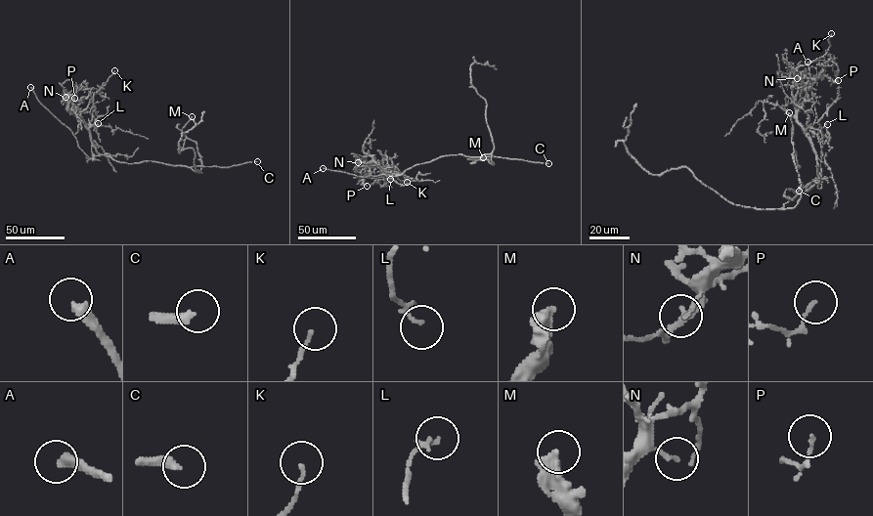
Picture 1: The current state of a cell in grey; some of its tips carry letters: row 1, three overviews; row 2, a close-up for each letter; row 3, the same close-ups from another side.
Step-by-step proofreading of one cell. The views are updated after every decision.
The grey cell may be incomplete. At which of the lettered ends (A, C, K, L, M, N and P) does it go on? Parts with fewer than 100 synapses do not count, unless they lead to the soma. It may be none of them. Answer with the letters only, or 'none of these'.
A, C

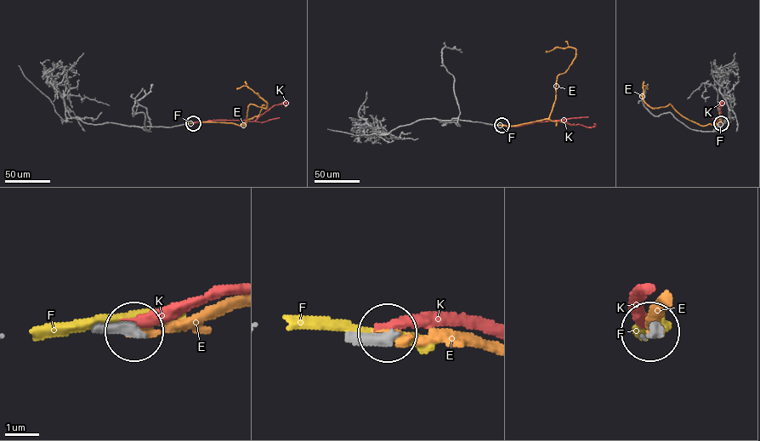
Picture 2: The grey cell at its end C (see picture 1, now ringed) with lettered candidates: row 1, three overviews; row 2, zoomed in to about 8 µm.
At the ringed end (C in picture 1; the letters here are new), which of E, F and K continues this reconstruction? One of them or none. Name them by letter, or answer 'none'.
E

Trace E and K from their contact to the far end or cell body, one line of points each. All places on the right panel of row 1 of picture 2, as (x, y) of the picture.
E: (721, 123), (700, 126), (683, 116), (669, 104), (649, 107), (643, 98), (643, 87), (647, 89)
K: (721, 123), (721, 121), (716, 121), (722, 102), (719, 107)

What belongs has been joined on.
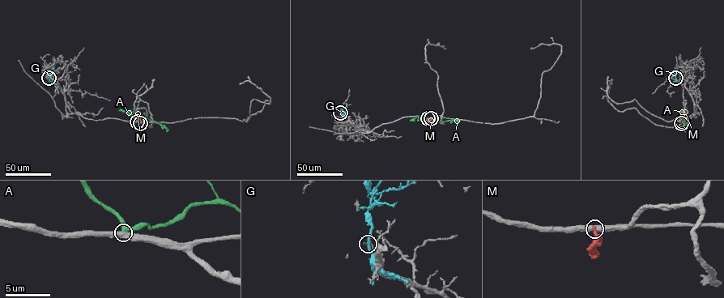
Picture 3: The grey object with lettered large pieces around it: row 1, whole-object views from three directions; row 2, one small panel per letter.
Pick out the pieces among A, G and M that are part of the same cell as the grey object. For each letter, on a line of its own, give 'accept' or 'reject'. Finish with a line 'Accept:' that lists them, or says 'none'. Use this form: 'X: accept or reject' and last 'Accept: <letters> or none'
A: reject
G: reject
M: reject
Accept: none

